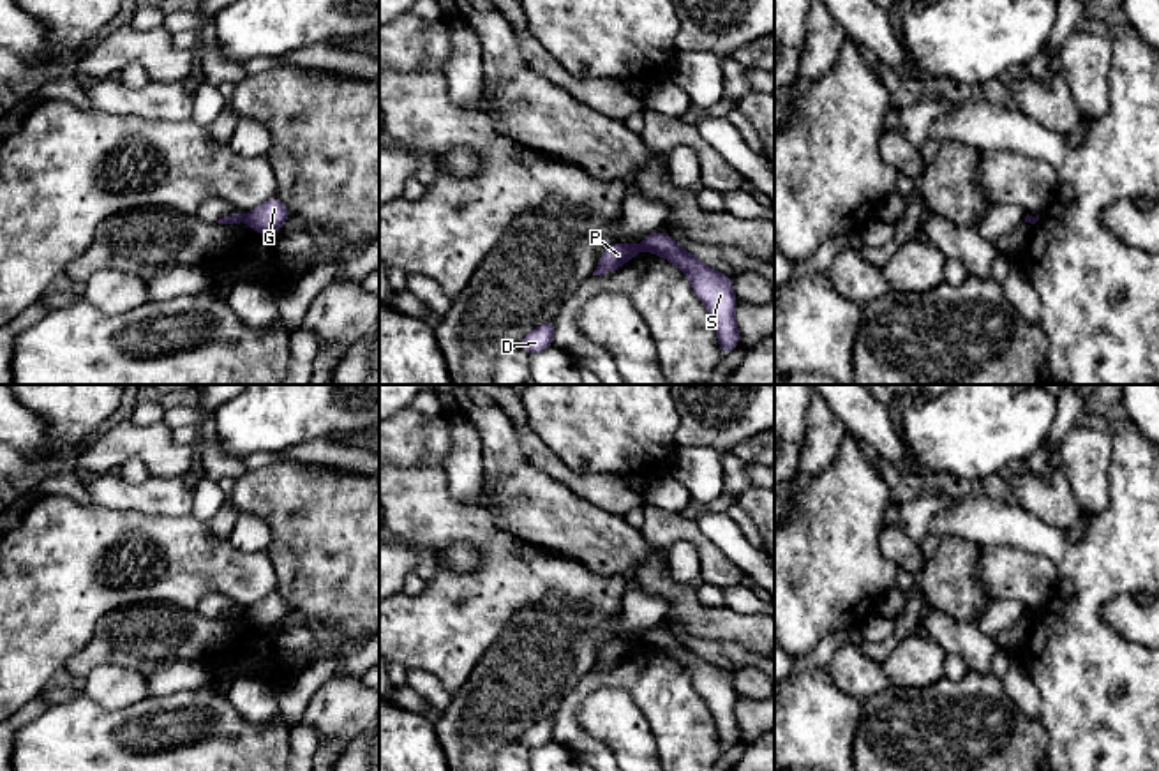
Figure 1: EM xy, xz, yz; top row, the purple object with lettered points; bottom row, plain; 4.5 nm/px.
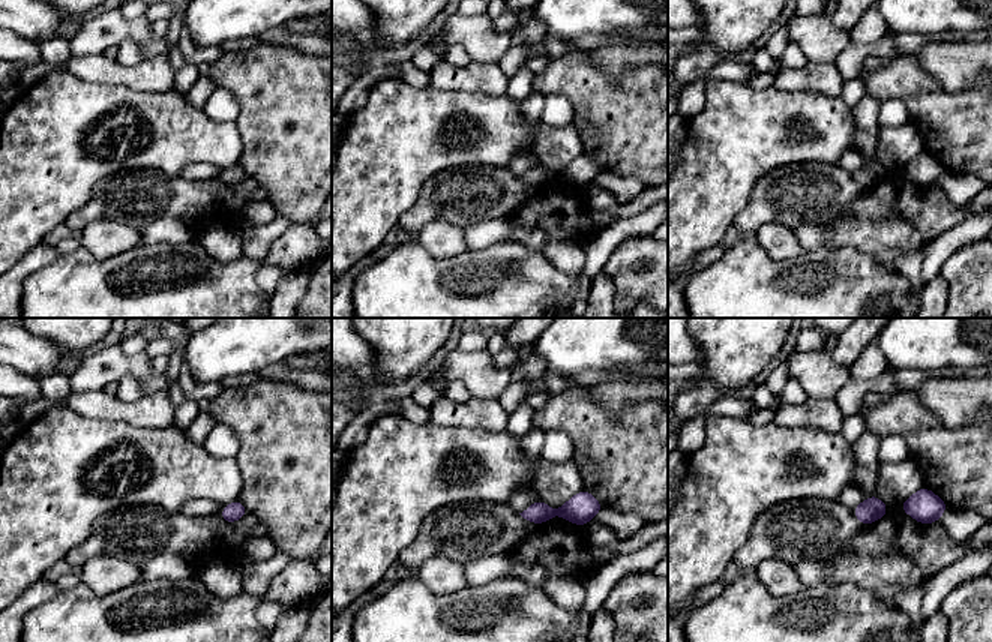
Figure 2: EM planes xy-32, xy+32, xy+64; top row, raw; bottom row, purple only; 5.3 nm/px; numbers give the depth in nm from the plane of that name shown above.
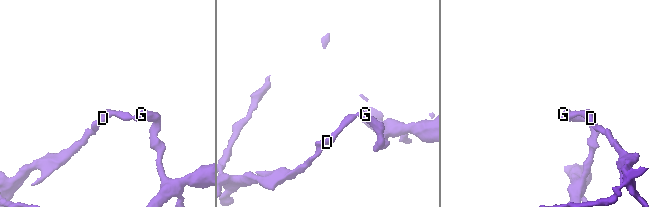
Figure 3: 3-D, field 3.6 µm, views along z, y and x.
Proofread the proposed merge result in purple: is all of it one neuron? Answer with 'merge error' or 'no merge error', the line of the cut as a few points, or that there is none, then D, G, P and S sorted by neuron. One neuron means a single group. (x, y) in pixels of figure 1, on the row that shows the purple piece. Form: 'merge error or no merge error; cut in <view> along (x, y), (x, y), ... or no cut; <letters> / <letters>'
merge error; cut in xy along (244, 216), (246, 221); D P / G S

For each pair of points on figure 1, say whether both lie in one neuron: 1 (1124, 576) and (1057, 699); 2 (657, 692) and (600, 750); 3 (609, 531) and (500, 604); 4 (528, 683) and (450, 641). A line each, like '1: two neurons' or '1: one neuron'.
1: one neuron
2: one neuron
3: two neurons
4: two neurons

